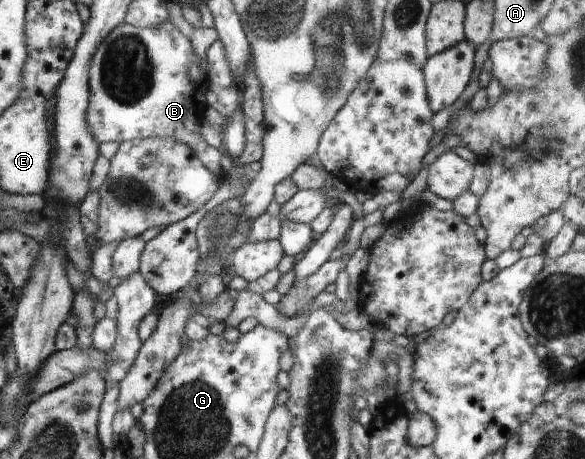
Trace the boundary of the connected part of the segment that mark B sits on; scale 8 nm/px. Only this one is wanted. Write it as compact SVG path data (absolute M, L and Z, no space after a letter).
M171 20L161 22L156 28L140 28L123 22L118 25L98 45L89 72L90 100L88 105L88 124L90 132L98 143L103 141L124 141L150 137L173 138L188 145L195 157L221 180L222 149L209 146L201 137L206 105L206 91L212 86L201 66L201 59L191 47L192 42Z

